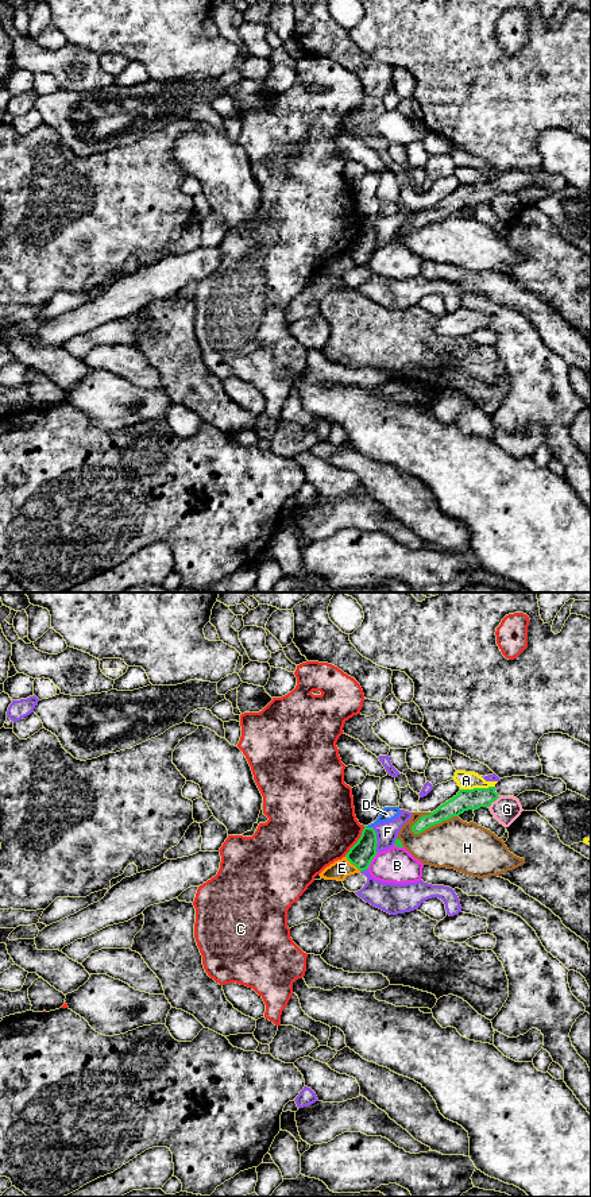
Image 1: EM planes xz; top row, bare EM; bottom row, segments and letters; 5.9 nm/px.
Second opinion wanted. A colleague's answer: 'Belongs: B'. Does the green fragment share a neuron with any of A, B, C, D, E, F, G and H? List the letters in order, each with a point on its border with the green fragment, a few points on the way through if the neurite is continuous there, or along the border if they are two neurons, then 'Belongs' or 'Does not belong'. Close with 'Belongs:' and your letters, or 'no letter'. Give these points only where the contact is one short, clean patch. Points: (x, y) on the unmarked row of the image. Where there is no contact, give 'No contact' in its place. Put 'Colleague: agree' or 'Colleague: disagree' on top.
Colleague: disagree
A: Touches green at xz (476, 184). Boundary: xz (494, 181), (460, 185). Does not belong
B: Touches green at xz (371, 255). Does not belong
C: Touches green at xz (358, 236). Does not belong
D: Touches green at xz (369, 223). Boundary: xz (366, 221), (371, 223). Does not belong
E: Touches green at xz (352, 259). Does not belong
F: Touches green at xz (377, 235). Does not belong
G: Touches green at xz (493, 196). Boundary: xz (499, 192), (489, 203). Does not belong
H: Touches green at xz (433, 220). Boundary: xz (458, 211), (443, 215), (418, 228), (410, 226). Does not belong
Belongs: no letter

